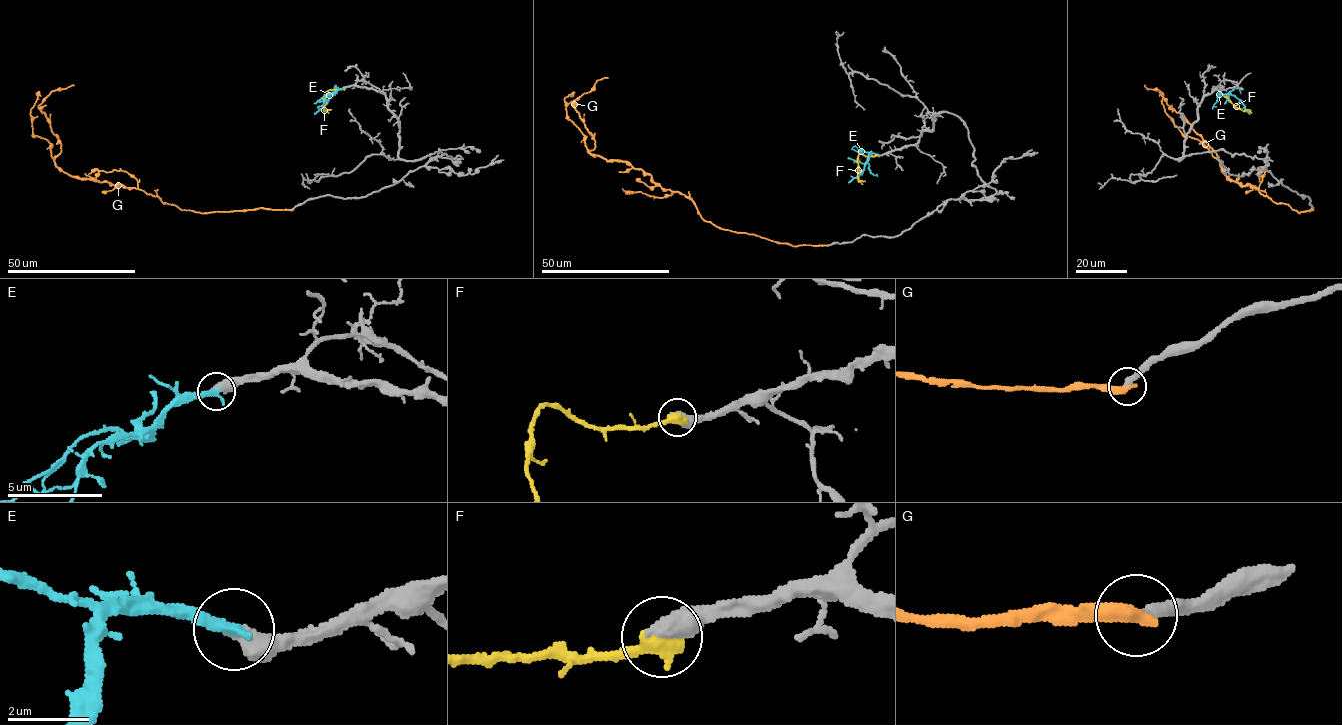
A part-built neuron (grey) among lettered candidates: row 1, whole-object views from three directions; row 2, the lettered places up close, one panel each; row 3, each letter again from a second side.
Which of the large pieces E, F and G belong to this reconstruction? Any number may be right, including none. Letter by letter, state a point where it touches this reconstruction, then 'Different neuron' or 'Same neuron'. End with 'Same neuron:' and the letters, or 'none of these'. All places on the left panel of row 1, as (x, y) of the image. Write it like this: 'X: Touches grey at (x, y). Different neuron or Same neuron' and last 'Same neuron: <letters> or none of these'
E: Touches grey at (343, 88). Same neuron
F: Touches grey at (343, 88). Different neuron
G: Touches grey at (292, 209). Different neuron
Same neuron: E

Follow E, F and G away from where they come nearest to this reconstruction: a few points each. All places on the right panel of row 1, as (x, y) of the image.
E: (1221, 88), (1220, 92), (1234, 95), (1249, 114)
F: (1222, 88), (1220, 92), (1236, 107), (1248, 110)
G: (1312, 209), (1299, 212), (1228, 179), (1215, 152), (1188, 121), (1159, 90), (1145, 85)

